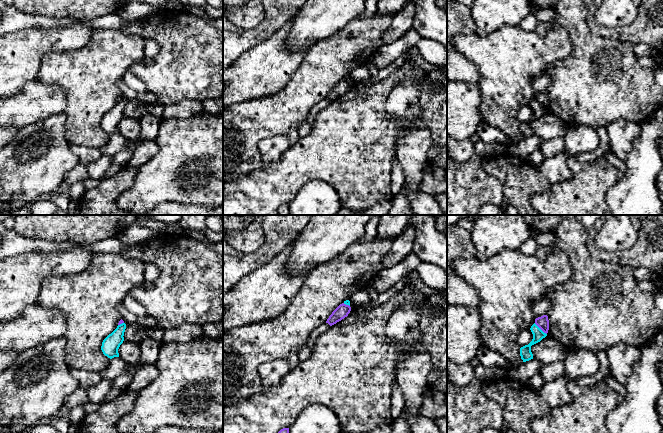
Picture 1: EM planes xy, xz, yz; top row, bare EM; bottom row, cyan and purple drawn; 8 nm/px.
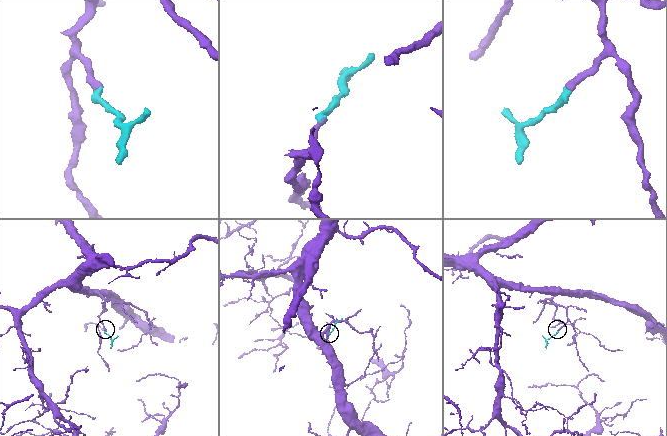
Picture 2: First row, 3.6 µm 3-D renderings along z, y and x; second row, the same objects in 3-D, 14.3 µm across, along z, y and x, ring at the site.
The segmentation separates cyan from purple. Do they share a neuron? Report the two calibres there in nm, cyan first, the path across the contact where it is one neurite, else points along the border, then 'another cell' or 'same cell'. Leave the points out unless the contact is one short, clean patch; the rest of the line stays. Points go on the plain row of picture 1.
100/100 nm | across yz (525, 128), (537, 113), (539, 104), (542, 98) | same cell

